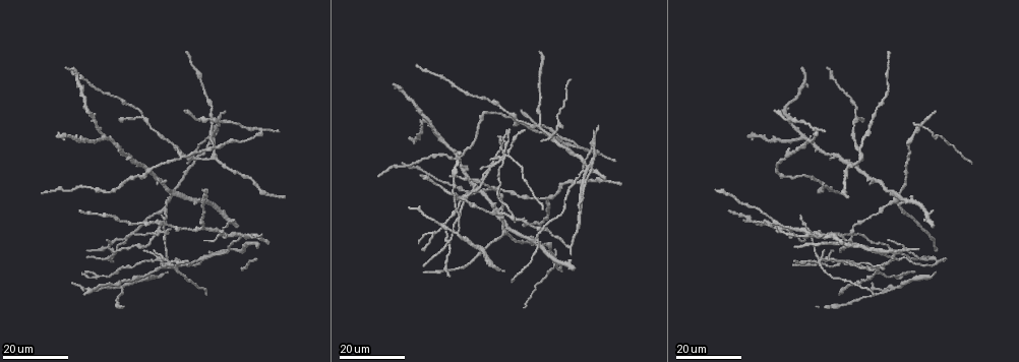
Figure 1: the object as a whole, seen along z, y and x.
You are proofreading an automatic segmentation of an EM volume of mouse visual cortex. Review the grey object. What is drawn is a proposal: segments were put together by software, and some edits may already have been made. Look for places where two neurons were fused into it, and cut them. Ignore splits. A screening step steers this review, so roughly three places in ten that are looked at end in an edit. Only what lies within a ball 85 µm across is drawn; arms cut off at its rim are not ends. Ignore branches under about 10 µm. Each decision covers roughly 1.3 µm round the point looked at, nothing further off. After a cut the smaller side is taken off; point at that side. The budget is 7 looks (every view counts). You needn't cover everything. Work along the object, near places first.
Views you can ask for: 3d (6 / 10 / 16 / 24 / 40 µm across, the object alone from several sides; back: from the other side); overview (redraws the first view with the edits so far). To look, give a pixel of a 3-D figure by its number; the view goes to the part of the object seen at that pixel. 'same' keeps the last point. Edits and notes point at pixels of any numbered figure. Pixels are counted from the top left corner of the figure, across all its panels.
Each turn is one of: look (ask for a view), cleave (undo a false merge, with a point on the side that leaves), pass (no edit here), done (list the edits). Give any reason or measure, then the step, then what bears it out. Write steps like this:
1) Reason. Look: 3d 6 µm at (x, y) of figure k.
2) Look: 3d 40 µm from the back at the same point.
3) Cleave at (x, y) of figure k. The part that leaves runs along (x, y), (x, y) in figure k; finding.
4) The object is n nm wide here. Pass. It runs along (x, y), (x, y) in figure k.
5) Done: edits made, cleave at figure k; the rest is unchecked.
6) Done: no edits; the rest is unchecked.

Small branch off a trunk. Look: 3d 16 µm at (597, 152) of figure 1.

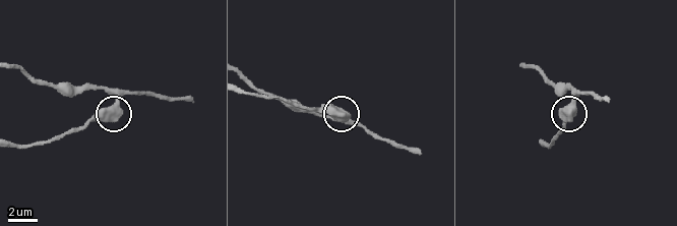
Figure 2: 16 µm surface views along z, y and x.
Look: 3d 10 µm at (571, 103) of figure 2.

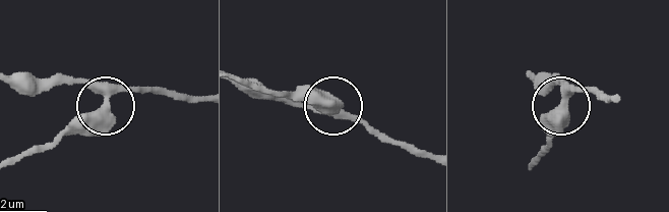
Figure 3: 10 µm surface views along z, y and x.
The object is 420 nm wide here. Pass. It runs along (9, 164), (50, 149), (101, 104), (79, 83), (58, 76) in figure 3; continuous, no second neuron.

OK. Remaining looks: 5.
Look: 3d 16 µm at (216, 155) of figure 1.

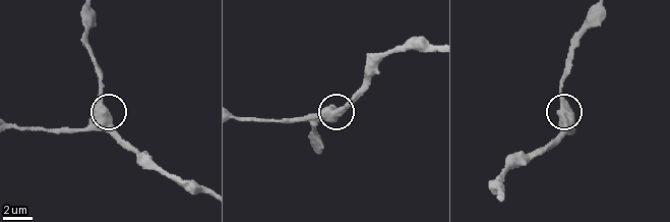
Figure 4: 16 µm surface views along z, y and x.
Zoom in. Look: 3d 10 µm at (335, 113) of figure 4.

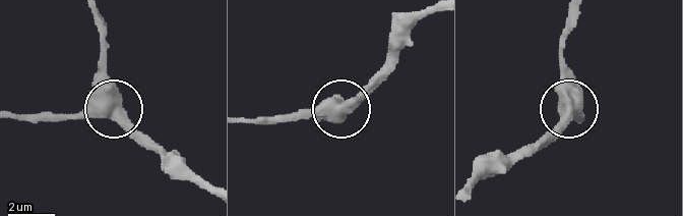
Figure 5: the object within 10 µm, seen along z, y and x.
The side arm is 28 µm long. Pass. It runs along (20, 116), (114, 114), (146, 143) in figure 5; all the same neuron.

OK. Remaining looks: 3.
Four-way junction. Look: 3d 24 µm at (205, 257) of figure 1.

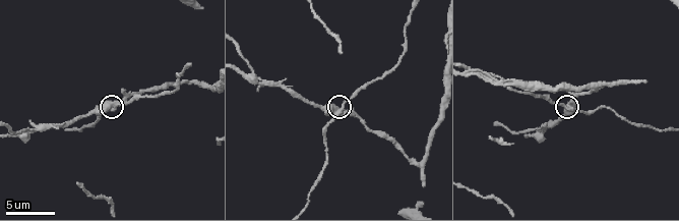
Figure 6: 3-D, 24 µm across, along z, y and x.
Look: 3d 6 µm at (111, 106) of figure 6.

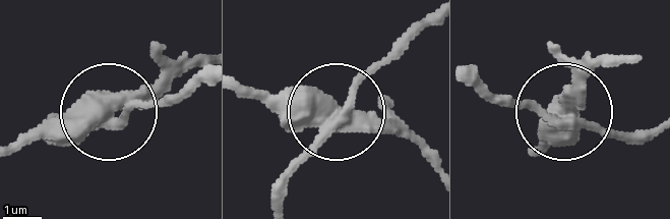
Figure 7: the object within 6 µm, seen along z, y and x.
Cleave at (296, 165) of figure 7. The part that leaves runs along (338, 115), (425, 32) in figure 7; two neurons meet here.

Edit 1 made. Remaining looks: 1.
Done: edits made, cleave at figure 7; the rest is unchecked.

